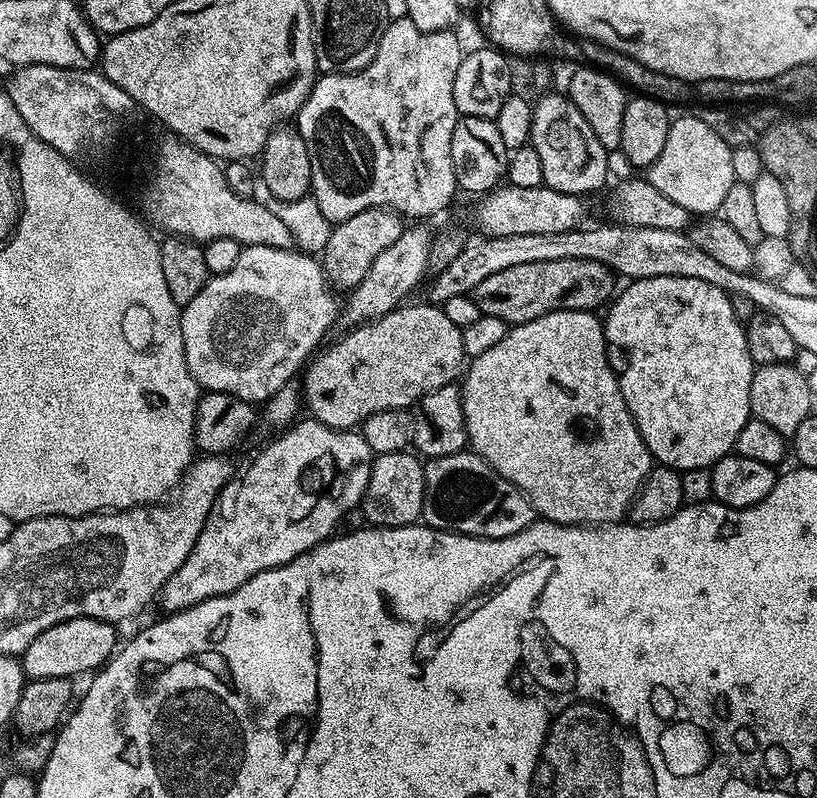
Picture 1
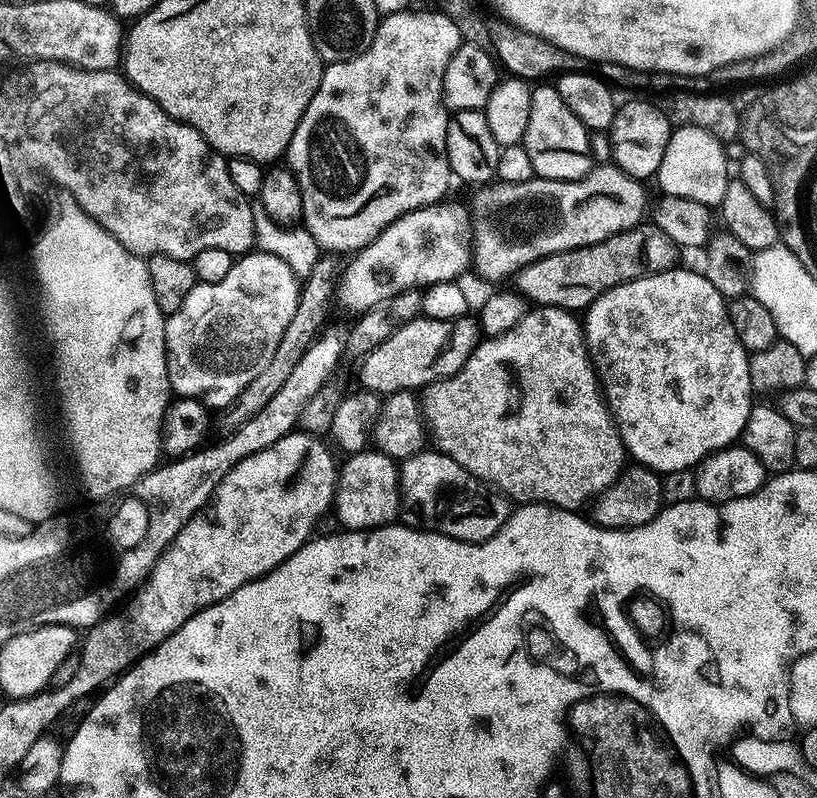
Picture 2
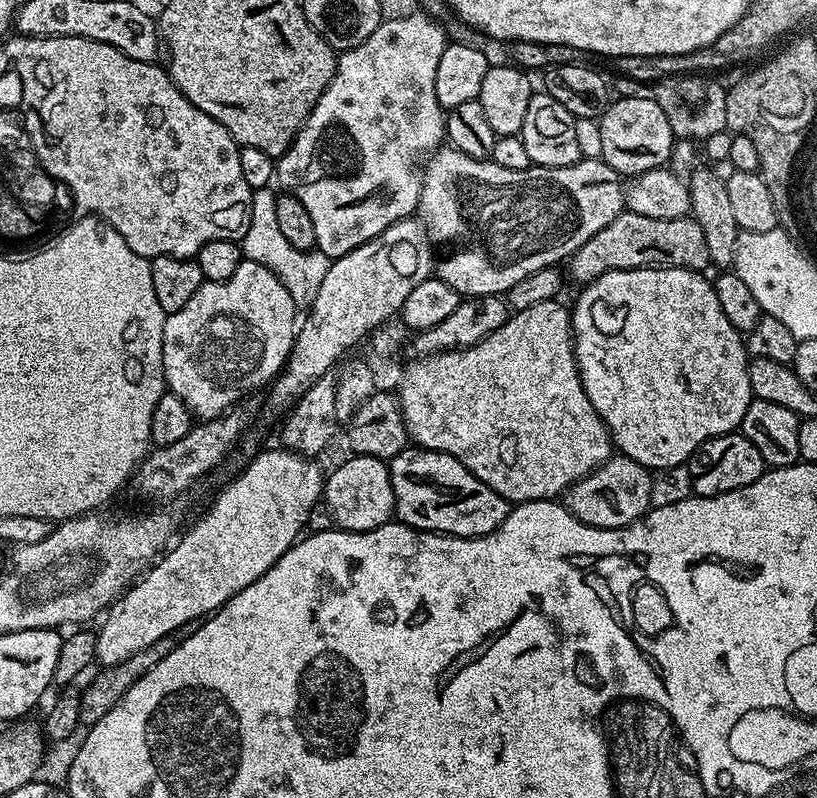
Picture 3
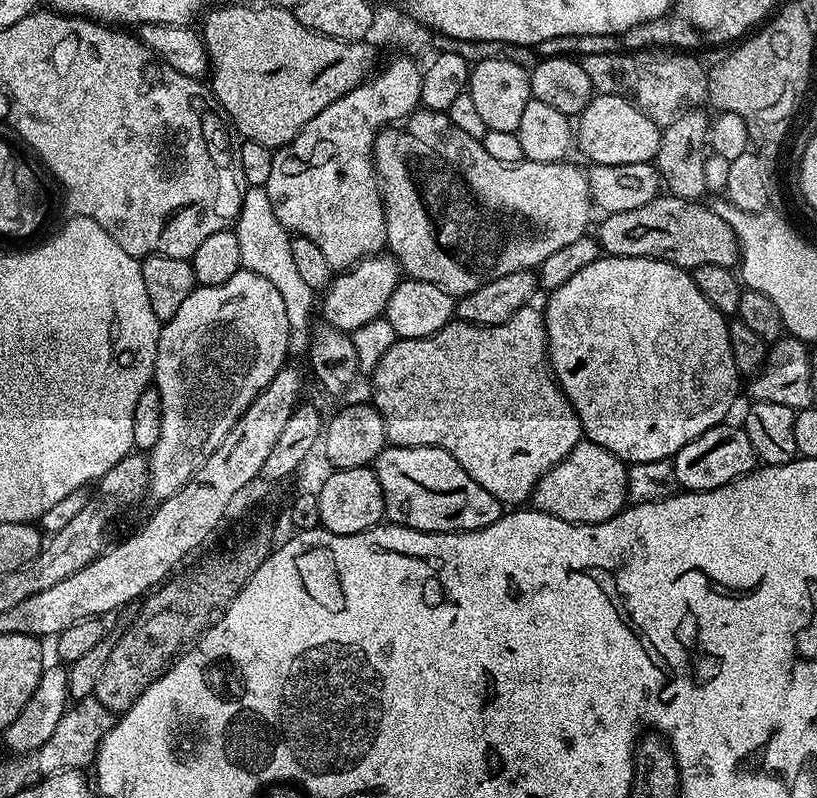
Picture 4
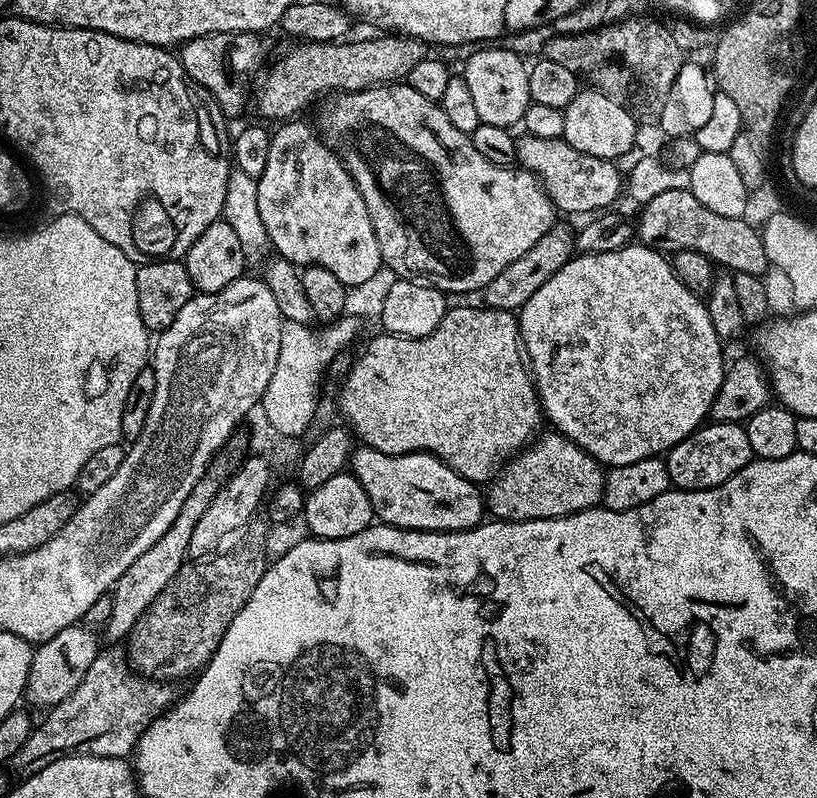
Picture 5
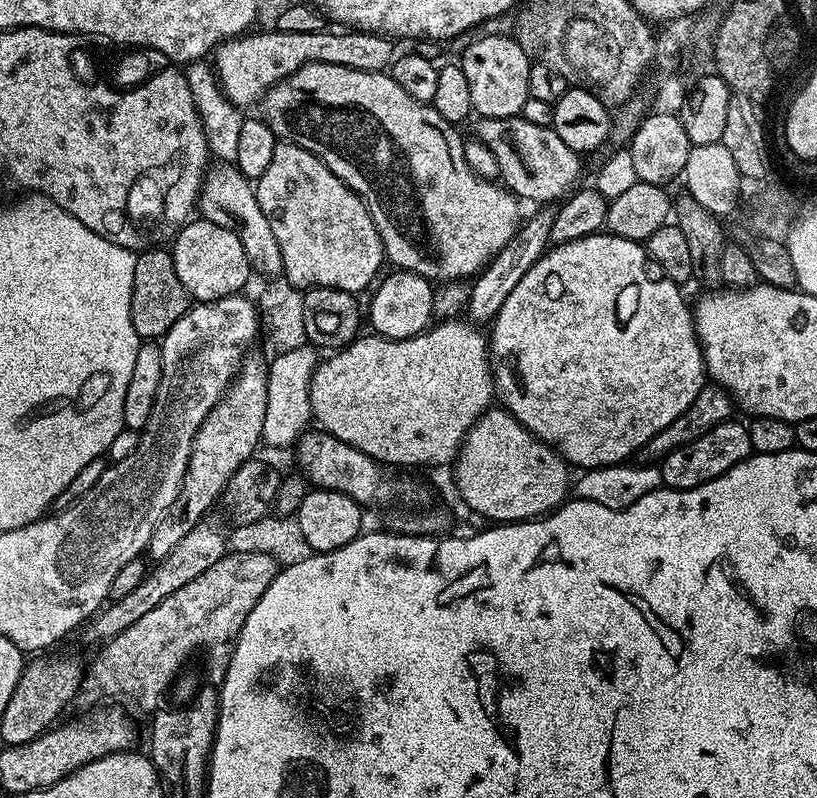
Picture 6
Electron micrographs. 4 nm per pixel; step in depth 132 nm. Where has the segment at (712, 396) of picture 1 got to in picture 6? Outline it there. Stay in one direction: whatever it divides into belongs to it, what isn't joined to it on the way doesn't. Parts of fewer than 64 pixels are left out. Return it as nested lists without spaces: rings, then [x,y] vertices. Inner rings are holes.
[[[597,234],[549,247],[538,258],[538,262],[534,262],[534,266],[522,274],[522,282],[510,290],[506,302],[502,302],[502,310],[498,310],[495,320],[490,324],[492,381],[496,383],[499,403],[527,432],[533,432],[539,440],[555,448],[569,465],[576,467],[577,464],[577,469],[605,468],[611,464],[625,463],[635,452],[637,455],[644,449],[646,442],[650,442],[658,430],[666,430],[666,426],[670,426],[670,422],[674,422],[678,414],[682,414],[682,410],[686,410],[686,406],[698,398],[698,390],[702,390],[706,383],[704,355],[700,349],[700,340],[696,337],[694,312],[680,292],[683,292],[681,285],[667,280],[660,269],[653,265],[647,247],[635,240]]]

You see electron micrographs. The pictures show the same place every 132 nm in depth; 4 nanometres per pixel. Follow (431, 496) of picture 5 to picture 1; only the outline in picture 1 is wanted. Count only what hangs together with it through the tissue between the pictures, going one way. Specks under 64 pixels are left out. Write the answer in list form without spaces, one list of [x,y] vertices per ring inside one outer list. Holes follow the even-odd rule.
[[[465,450],[449,456],[434,456],[424,464],[423,523],[462,536],[497,540],[513,536],[534,520],[534,509],[506,478],[498,475],[480,456]]]

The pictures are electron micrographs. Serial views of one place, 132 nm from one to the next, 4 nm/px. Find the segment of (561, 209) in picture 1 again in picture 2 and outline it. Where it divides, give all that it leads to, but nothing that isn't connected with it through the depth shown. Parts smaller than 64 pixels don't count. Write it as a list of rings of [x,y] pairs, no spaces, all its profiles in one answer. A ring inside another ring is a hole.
[[[445,198],[438,204],[402,214],[402,218],[390,222],[386,230],[359,249],[348,269],[343,269],[338,286],[339,303],[365,310],[408,288],[429,286],[439,280],[456,280],[467,268],[469,271],[474,260],[474,220],[472,224],[466,205],[452,199]]]

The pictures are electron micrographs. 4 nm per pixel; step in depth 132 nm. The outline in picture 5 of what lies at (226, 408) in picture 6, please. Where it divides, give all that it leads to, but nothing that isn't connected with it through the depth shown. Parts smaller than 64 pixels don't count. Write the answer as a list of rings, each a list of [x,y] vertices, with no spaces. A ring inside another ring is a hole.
[[[233,434],[227,444],[213,456],[212,461],[208,464],[208,469],[202,474],[202,478],[198,478],[198,482],[194,482],[194,490],[190,490],[190,494],[186,494],[186,502],[182,502],[182,510],[178,510],[178,518],[174,518],[170,530],[166,530],[166,534],[162,534],[162,538],[158,538],[158,542],[154,542],[154,546],[150,546],[150,550],[146,550],[146,554],[138,554],[138,558],[134,558],[134,562],[130,562],[130,566],[126,566],[126,574],[122,574],[122,578],[118,578],[118,582],[110,593],[112,609],[108,612],[108,625],[105,626],[104,632],[102,631],[105,641],[127,641],[135,624],[146,614],[147,608],[158,598],[158,594],[170,585],[171,580],[189,559],[190,538],[194,528],[201,521],[202,514],[206,513],[206,508],[218,494],[219,488],[241,466],[248,451],[249,441],[243,435],[240,437],[240,434]]]

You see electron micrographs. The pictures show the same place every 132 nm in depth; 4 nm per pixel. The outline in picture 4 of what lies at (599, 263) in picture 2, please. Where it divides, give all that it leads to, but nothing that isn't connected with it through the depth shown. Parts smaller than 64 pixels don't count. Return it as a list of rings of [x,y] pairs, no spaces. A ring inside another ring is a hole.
[[[661,194],[646,206],[638,206],[638,210],[609,212],[603,219],[598,243],[601,253],[609,256],[665,260],[685,270],[698,266],[732,268],[740,259],[740,243],[732,227],[722,222],[711,207],[694,200]]]

